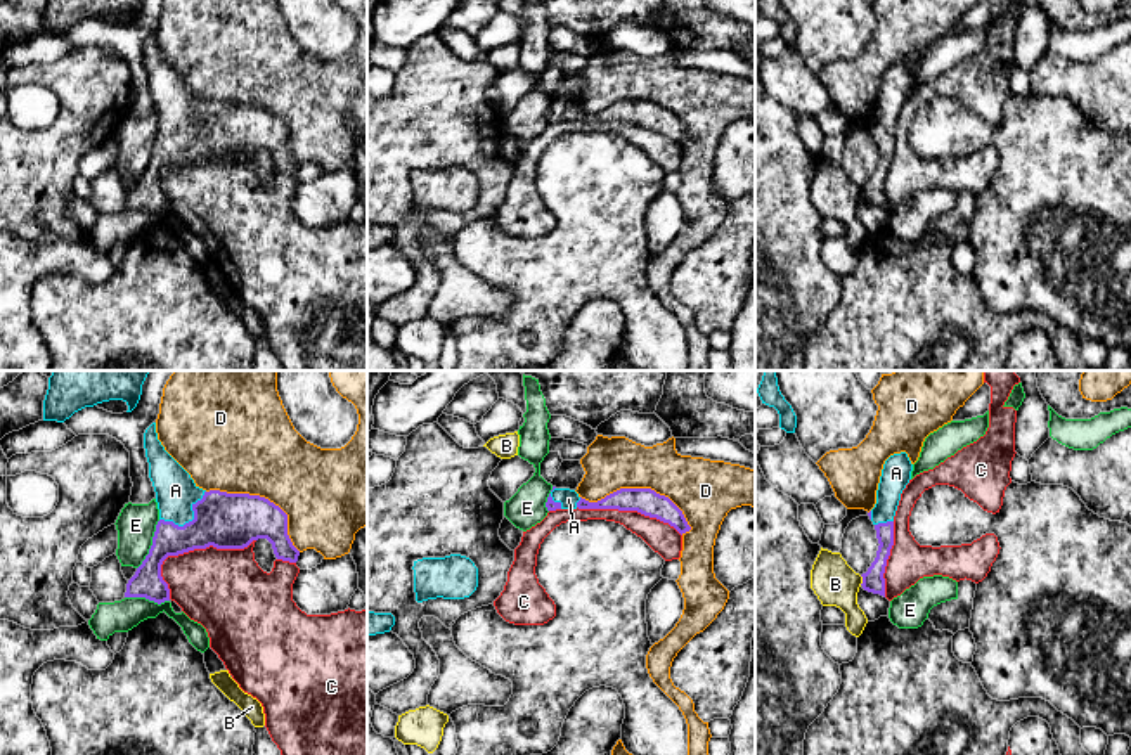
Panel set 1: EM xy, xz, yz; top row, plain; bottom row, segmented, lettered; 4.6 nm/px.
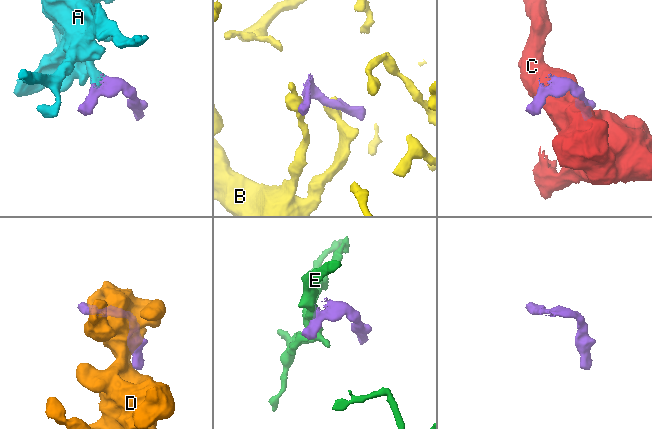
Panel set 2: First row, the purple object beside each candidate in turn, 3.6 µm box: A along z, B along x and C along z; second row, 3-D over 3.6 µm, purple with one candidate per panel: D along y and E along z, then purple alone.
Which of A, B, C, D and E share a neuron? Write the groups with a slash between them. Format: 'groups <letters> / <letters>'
groups A / B / C / D / E

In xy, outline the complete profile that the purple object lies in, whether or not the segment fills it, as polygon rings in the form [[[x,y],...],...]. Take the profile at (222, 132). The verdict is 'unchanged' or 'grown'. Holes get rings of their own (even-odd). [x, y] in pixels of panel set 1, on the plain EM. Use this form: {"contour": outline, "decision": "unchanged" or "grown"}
{"contour": [[[156,35],[144,45],[149,90],[156,104],[159,133],[149,166],[126,196],[125,210],[170,213],[161,177],[168,168],[194,161],[244,161],[267,151],[277,171],[296,175],[300,163],[288,147],[288,126],[260,107],[199,100],[191,87],[158,52]]], "decision": "grown"}

